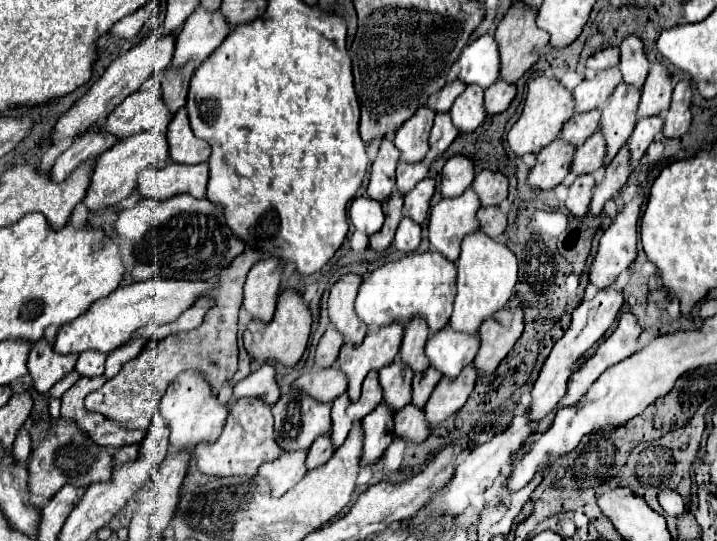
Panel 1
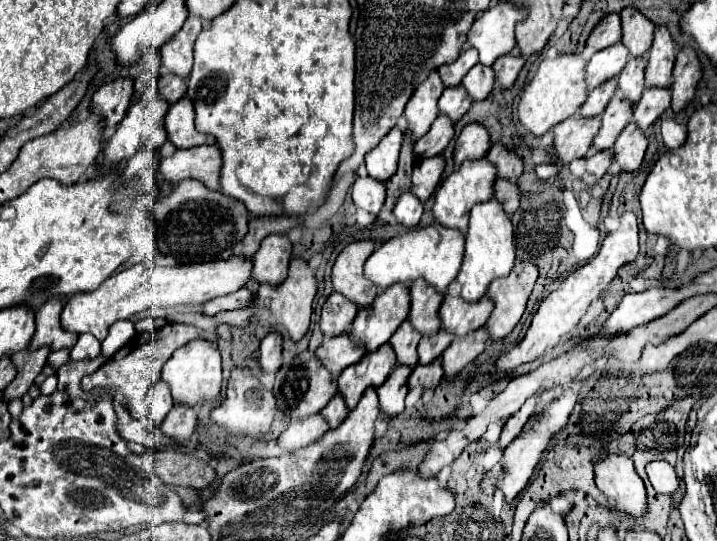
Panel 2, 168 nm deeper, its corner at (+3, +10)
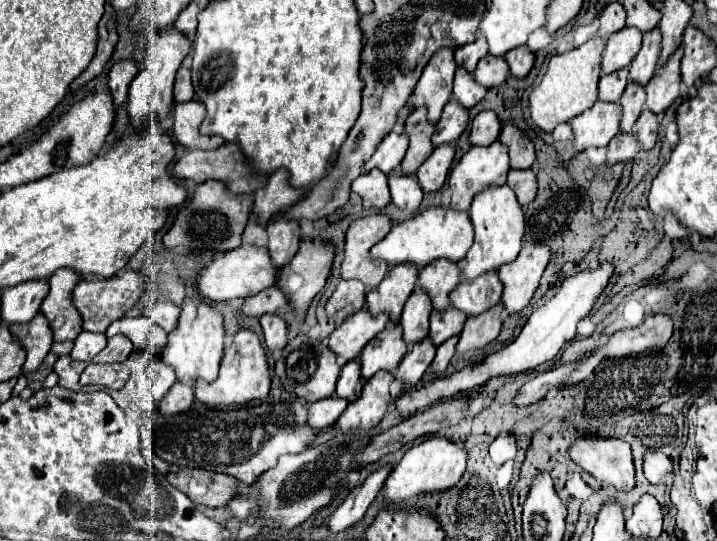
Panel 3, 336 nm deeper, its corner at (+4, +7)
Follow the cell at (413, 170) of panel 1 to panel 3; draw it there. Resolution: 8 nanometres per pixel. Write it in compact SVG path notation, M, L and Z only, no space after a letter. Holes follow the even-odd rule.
M451 99L445 109L443 115L437 123L437 131L433 135L433 143L435 145L443 145L443 143L455 143L459 139L459 135L465 131L469 123L469 111L459 105L455 99Z

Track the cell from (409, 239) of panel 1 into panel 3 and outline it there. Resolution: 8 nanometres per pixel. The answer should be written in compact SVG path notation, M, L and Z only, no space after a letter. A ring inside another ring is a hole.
M393 171L389 173L389 189L391 189L391 201L409 213L417 213L421 199L423 199L423 189L417 181L415 175L407 175L403 171Z

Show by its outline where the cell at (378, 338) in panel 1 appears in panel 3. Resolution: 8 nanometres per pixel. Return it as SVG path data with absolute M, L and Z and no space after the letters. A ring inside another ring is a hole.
M413 263L391 267L381 285L367 293L367 309L371 313L389 313L391 321L399 321L405 301L417 283L417 267Z

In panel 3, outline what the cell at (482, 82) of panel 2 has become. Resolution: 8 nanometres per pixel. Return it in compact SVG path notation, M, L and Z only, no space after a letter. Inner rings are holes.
M485 55L485 57L479 61L479 65L477 65L477 69L473 71L473 75L475 75L475 81L479 81L479 83L485 85L487 89L491 89L491 87L501 85L501 83L507 79L507 75L509 75L509 65L507 65L505 57Z

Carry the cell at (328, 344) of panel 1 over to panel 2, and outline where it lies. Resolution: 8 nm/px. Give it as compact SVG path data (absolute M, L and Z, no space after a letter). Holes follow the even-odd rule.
M332 292L330 298L322 306L322 318L320 318L320 330L326 340L336 338L348 330L356 316L358 308L354 308L352 302L346 302L342 294Z

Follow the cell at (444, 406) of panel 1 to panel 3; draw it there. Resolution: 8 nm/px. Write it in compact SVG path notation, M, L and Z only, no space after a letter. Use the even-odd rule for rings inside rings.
M497 303L489 311L469 317L461 331L461 339L457 343L457 353L465 353L469 349L481 349L487 343L491 343L501 331L501 325L503 325L501 315L503 315L503 303Z

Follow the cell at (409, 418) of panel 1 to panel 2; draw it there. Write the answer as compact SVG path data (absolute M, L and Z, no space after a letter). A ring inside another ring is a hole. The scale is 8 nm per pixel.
M438 358L438 362L430 366L416 366L408 378L408 388L414 390L416 386L420 386L422 392L434 392L440 386L440 380L442 380L442 366Z

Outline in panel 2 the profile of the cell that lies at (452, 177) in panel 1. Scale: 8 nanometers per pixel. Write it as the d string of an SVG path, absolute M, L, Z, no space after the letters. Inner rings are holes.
M482 124L464 126L464 130L460 132L456 146L454 146L454 168L458 170L462 166L462 162L466 162L466 160L484 158L490 148L488 138L490 136Z

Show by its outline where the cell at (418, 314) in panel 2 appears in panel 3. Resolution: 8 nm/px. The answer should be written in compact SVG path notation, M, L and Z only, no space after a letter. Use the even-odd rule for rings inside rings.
M441 257L439 261L431 261L419 273L417 285L425 287L433 299L433 309L449 309L449 293L461 281L461 265L455 261L447 261Z

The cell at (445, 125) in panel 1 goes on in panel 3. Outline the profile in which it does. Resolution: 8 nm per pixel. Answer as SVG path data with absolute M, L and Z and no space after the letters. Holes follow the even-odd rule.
M457 67L455 73L455 85L453 85L453 97L461 103L467 105L467 109L471 109L473 105L477 105L487 93L487 87L479 85L473 79L473 73L465 71L463 67Z

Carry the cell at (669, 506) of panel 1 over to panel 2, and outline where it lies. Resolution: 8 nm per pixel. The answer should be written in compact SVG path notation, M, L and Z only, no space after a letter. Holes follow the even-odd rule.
M650 462L646 466L646 472L648 472L648 480L650 484L654 486L654 490L658 494L674 494L678 490L678 476L674 472L674 468L668 464L668 462Z

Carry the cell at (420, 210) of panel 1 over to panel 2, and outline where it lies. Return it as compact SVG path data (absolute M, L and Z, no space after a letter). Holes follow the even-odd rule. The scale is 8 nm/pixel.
M442 156L416 162L414 172L412 172L412 190L410 192L420 202L426 202L430 198L430 194L434 192L434 188L438 186L440 176L442 176L442 170L444 170Z

